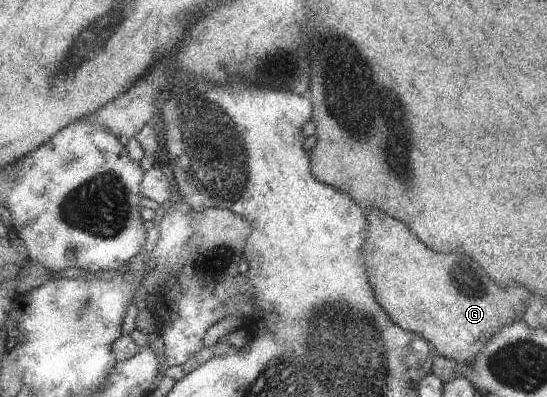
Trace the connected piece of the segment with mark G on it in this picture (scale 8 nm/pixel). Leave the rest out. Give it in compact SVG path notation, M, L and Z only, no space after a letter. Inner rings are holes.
M372 211L365 216L368 220L367 264L371 264L371 284L375 284L374 296L379 296L379 304L391 316L390 319L402 329L422 336L437 354L465 364L472 363L485 343L509 321L522 318L524 303L530 292L520 285L494 283L478 265L459 254L435 254L427 250L409 230L380 212Z

